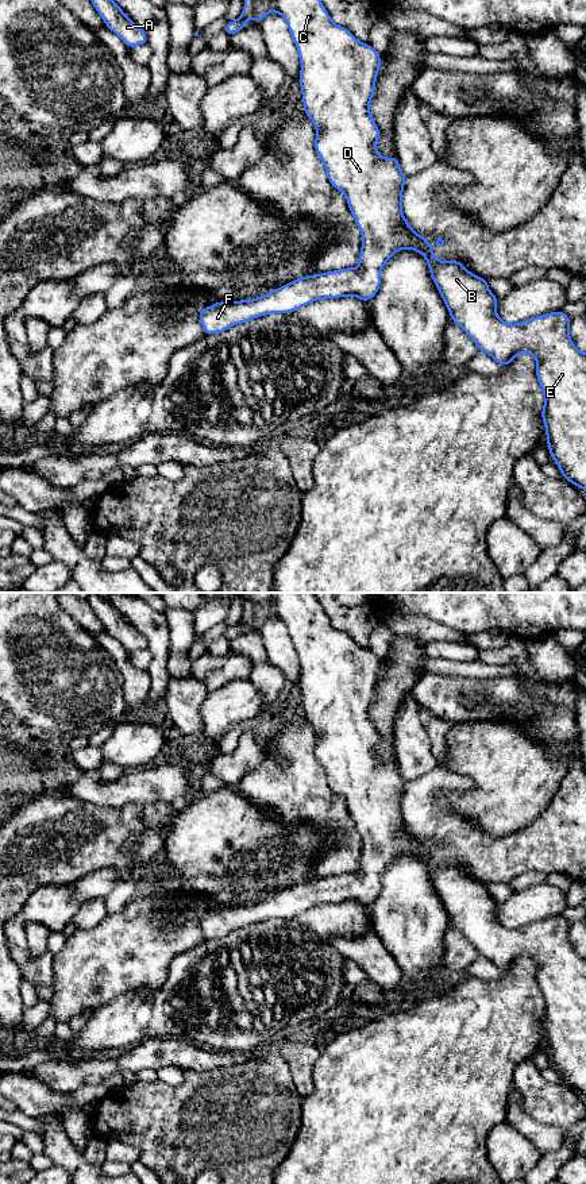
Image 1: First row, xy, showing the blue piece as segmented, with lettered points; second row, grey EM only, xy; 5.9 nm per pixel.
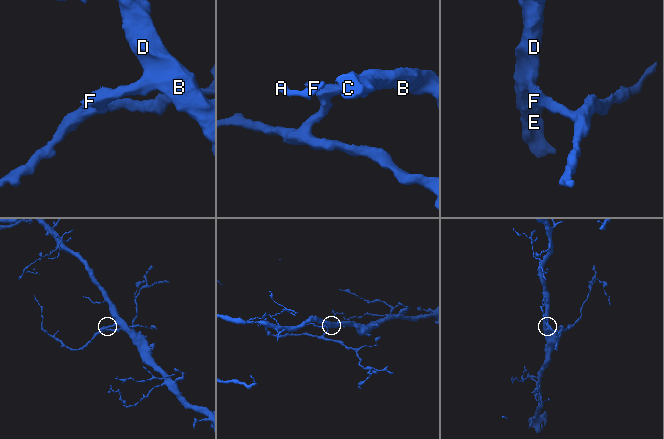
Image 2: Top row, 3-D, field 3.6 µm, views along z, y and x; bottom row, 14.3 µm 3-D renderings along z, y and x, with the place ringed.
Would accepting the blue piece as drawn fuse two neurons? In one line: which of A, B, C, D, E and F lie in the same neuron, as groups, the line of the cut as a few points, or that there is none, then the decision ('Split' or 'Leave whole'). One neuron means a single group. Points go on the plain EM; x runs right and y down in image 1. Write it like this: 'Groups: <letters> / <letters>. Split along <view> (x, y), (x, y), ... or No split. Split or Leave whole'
Groups: A B C D E F. No split. Leave whole

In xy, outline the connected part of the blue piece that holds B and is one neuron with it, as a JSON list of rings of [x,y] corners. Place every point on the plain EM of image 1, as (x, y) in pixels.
[[[315,593],[244,595],[240,621],[228,626],[223,636],[232,640],[246,633],[247,624],[261,628],[269,617],[279,618],[286,626],[301,668],[298,687],[304,720],[316,733],[315,755],[329,788],[346,801],[362,838],[362,852],[358,872],[300,882],[254,905],[215,907],[201,914],[198,926],[205,940],[220,938],[255,922],[290,918],[317,905],[352,900],[369,907],[381,892],[381,876],[386,867],[400,855],[415,855],[425,863],[451,925],[469,940],[479,956],[502,972],[510,969],[518,959],[532,959],[536,963],[536,981],[544,999],[541,1023],[547,1052],[562,1081],[586,1096],[586,957],[579,956],[570,942],[570,922],[563,915],[556,915],[509,929],[498,922],[498,903],[489,894],[486,883],[474,880],[460,865],[440,865],[433,860],[432,849],[409,830],[402,818],[406,782],[398,763],[383,763],[377,756],[381,736],[371,722],[370,706],[382,668],[379,657],[358,645],[346,632],[334,628]]]

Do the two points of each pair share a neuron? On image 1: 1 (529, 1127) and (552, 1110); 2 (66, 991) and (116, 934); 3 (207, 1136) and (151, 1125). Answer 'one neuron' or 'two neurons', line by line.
1: two neurons
2: one neuron
3: one neuron

